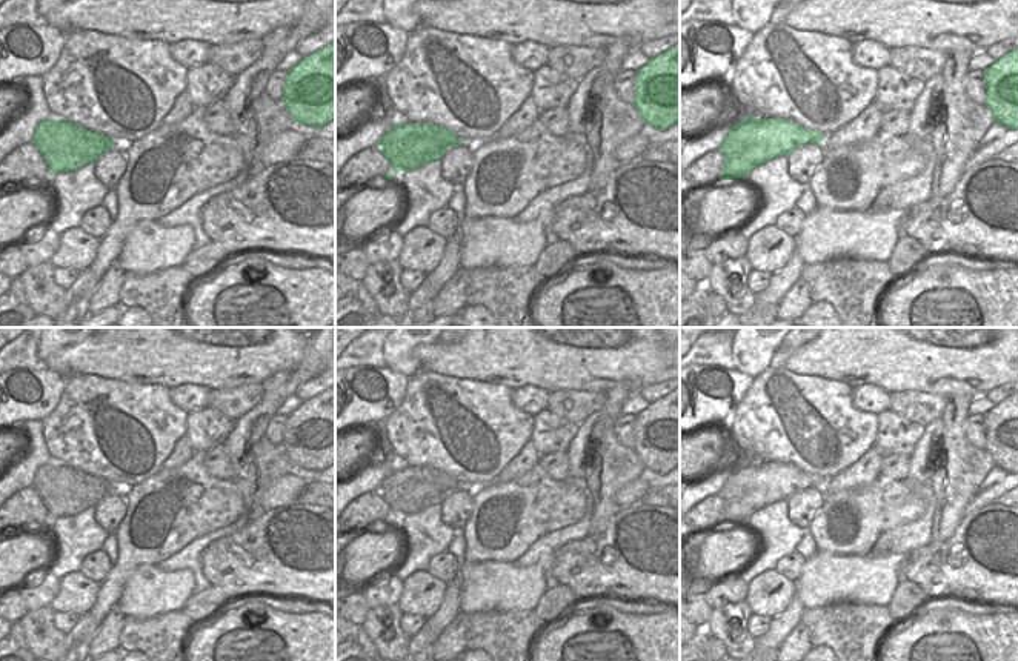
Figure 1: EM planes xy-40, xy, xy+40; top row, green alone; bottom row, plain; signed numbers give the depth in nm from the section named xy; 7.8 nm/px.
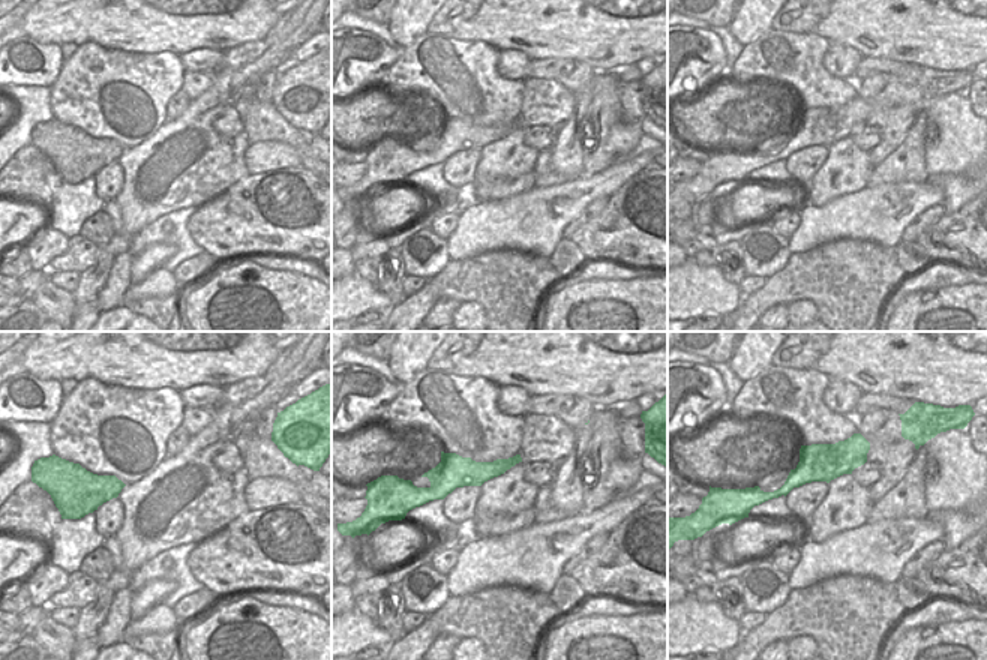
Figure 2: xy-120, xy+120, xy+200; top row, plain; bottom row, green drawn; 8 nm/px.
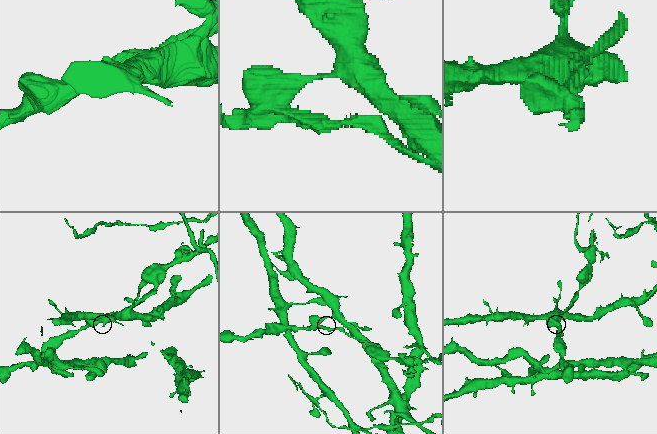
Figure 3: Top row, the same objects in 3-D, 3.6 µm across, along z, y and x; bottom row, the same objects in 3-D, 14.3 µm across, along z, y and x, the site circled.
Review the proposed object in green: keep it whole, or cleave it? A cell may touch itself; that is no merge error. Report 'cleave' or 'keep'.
cleave

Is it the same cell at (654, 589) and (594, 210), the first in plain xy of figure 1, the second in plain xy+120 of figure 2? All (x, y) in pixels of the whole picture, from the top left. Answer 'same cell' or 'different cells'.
different cells

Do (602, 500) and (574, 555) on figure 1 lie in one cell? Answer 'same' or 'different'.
different

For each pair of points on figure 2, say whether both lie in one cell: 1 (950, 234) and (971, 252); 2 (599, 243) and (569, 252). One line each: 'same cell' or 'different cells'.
1: same cell
2: different cells

